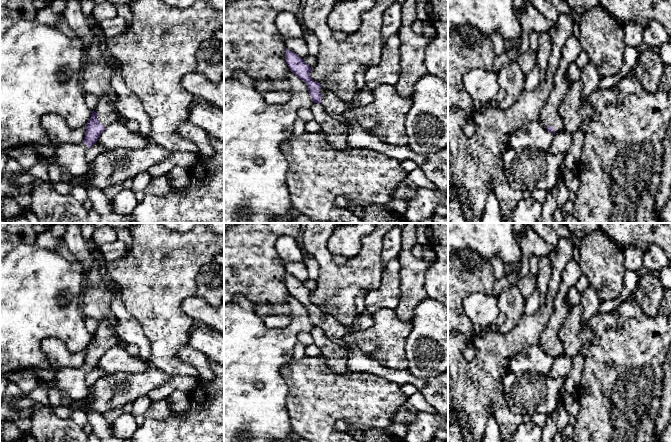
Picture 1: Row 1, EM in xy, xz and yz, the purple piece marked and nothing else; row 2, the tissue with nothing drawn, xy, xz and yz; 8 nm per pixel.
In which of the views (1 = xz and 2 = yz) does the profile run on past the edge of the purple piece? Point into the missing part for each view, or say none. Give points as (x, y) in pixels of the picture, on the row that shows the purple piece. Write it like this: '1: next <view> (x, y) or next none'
1: next xz (435, 166)
2: next yz (549, 116)

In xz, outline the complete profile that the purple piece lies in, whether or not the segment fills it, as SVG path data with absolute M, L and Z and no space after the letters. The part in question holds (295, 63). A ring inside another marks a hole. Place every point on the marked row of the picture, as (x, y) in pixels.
M286 48L285 60L290 71L307 84L313 102L320 104L331 117L347 126L346 140L350 148L375 149L398 161L411 160L443 194L448 195L448 146L434 154L421 155L408 145L393 146L382 142L364 130L360 124L351 124L344 118L349 103L340 100L335 93L314 81L310 77L311 67L301 57Z

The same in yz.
M572 34L566 40L562 50L559 66L554 75L554 88L546 105L541 110L539 122L554 135L563 130L562 118L558 109L563 96L566 94L569 86L565 80L565 74L571 62L582 52L581 44L578 38Z

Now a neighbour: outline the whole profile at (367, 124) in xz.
M359 117L359 124L362 126L364 130L370 133L370 130L375 126L375 121L368 117Z

